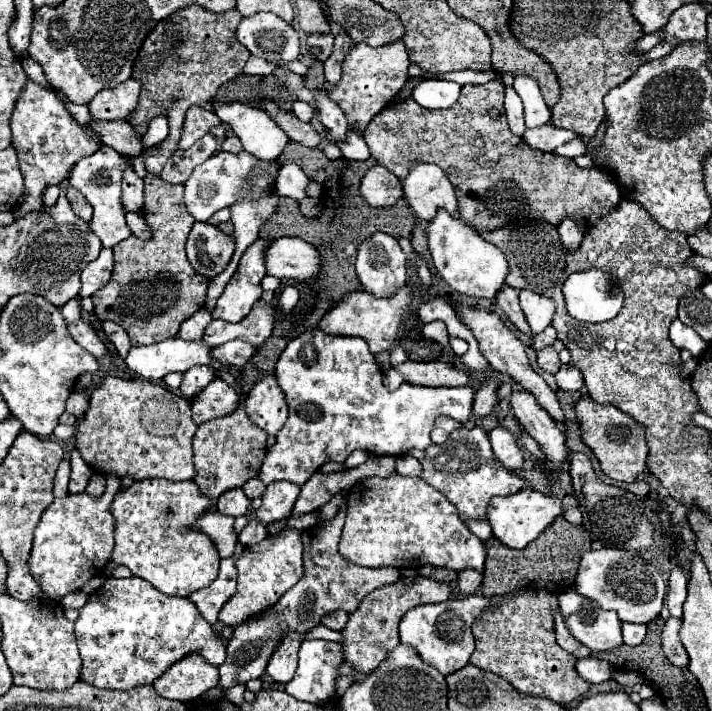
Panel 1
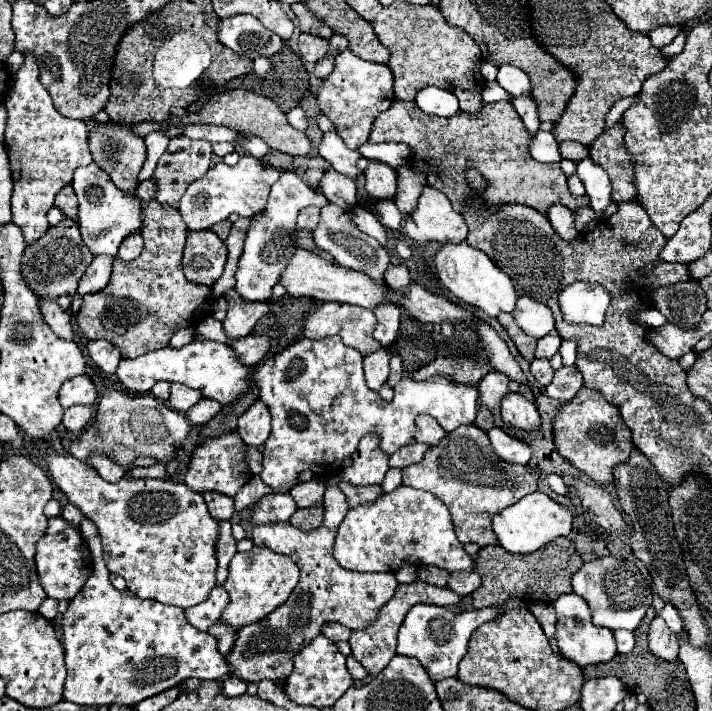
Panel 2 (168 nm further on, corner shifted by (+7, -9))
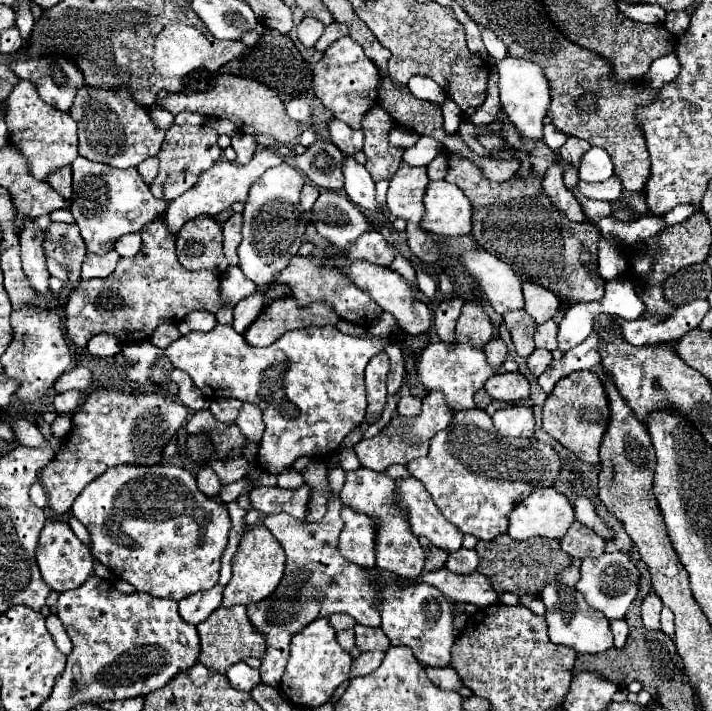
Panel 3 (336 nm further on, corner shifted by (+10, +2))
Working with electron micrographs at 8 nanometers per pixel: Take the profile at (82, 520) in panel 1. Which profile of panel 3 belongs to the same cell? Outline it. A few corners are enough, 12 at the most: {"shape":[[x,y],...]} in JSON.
{"shape":[[48,519],[36,563],[56,593],[94,573],[90,549],[68,523]]}

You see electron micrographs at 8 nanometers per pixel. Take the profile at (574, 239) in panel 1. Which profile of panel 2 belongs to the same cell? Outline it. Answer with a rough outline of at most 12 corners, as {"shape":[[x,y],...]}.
{"shape":[[551,206],[549,218],[561,240],[579,236],[575,216],[569,208]]}

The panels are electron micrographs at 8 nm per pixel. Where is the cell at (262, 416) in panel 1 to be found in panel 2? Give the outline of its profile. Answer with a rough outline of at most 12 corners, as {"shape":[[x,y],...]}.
{"shape":[[261,400],[239,416],[237,432],[249,446],[263,446],[271,432]]}

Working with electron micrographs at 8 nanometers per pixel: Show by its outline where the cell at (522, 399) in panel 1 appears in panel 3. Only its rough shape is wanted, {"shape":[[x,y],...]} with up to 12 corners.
{"shape":[[496,373],[484,389],[492,399],[514,403],[530,395],[520,373]]}

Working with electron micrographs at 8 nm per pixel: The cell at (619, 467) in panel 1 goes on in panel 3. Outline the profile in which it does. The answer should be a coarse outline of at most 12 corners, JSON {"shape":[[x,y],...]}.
{"shape":[[576,371],[556,383],[542,427],[596,465],[610,421],[602,381]]}

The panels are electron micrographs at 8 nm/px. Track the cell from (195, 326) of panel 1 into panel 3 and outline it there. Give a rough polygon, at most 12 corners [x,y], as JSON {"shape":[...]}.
{"shape":[[172,323],[156,327],[150,341],[160,349],[180,337]]}

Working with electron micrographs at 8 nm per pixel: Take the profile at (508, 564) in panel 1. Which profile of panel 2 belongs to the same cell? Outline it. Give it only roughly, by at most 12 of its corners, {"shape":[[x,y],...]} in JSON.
{"shape":[[571,538],[527,556],[485,546],[473,608],[553,604],[583,566]]}

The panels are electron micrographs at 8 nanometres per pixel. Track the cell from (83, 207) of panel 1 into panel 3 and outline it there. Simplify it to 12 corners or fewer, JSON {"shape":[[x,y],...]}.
{"shape":[[72,167],[56,169],[48,181],[62,197],[72,195]]}

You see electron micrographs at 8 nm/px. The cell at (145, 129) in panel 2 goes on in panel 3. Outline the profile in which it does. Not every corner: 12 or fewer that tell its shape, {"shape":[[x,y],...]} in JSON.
{"shape":[[216,75],[204,93],[168,93],[172,115],[226,117],[238,131],[294,145],[280,97],[246,77]]}

